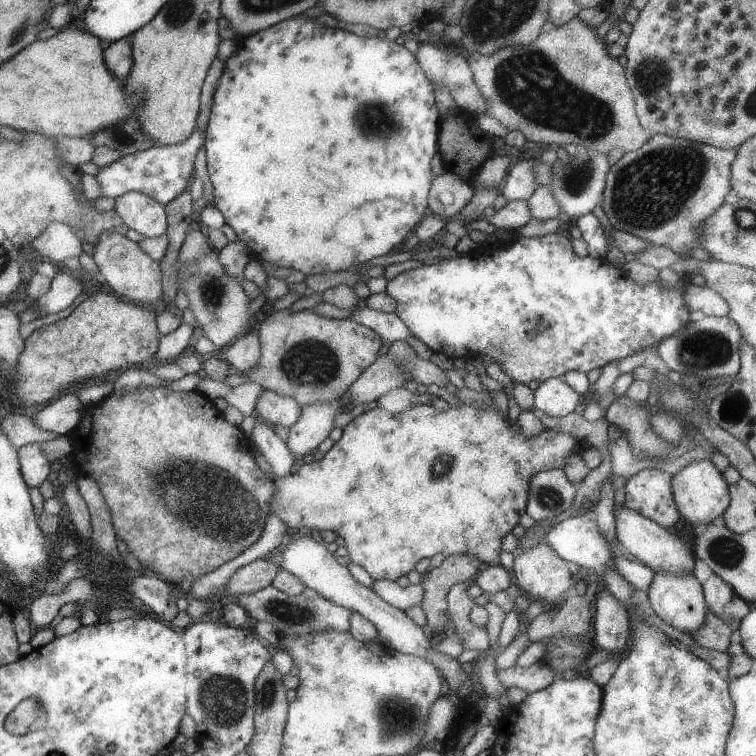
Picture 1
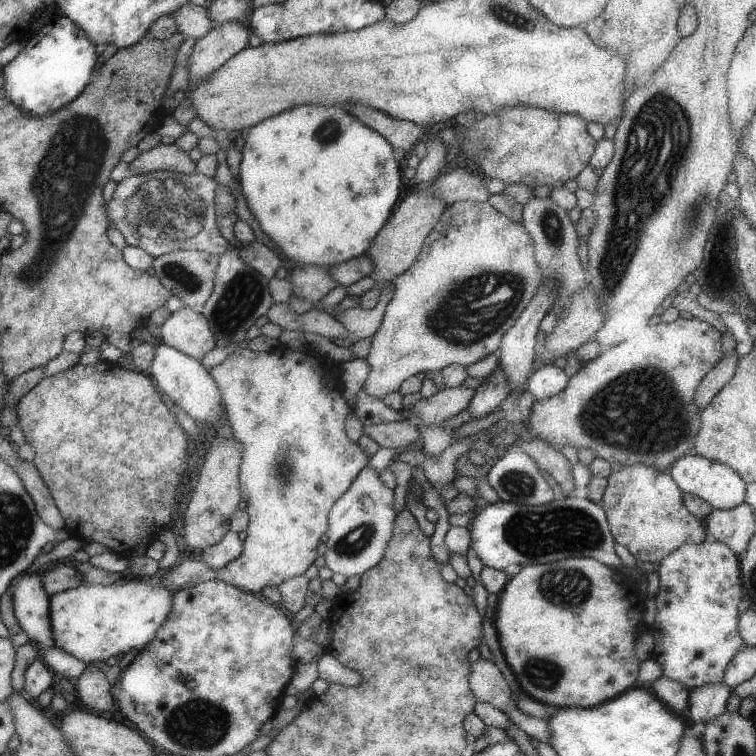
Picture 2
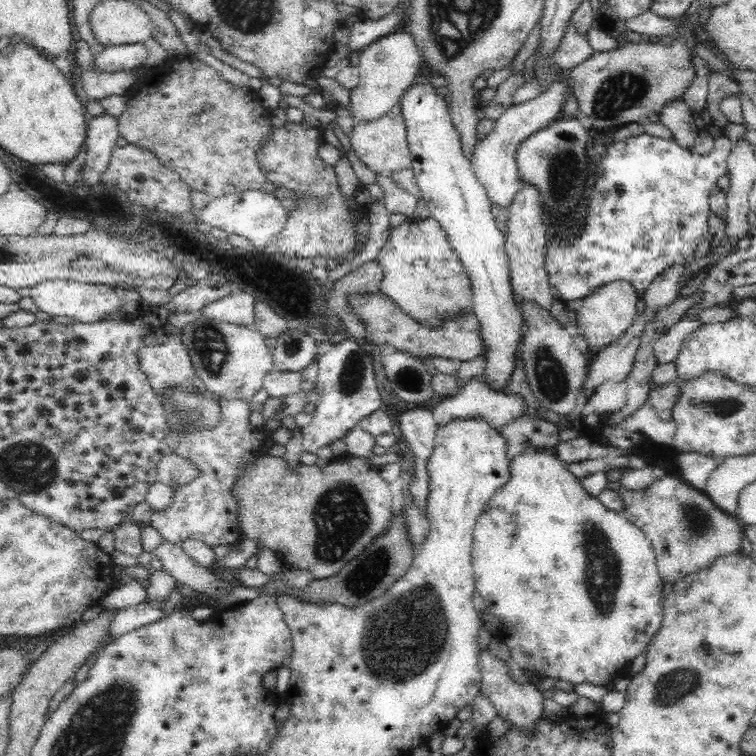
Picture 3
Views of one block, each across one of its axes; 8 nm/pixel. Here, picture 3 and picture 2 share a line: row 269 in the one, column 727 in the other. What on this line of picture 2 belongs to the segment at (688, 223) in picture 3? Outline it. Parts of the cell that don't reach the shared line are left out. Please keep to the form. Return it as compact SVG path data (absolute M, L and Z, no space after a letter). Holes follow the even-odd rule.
M707 539L702 544L685 544L677 551L670 552L659 566L660 590L655 598L657 614L652 625L648 626L648 632L654 637L654 649L650 656L660 664L661 676L678 680L689 691L704 684L723 682L726 667L747 646L738 628L738 600L742 598L742 588L741 564L738 564L736 554L729 545Z

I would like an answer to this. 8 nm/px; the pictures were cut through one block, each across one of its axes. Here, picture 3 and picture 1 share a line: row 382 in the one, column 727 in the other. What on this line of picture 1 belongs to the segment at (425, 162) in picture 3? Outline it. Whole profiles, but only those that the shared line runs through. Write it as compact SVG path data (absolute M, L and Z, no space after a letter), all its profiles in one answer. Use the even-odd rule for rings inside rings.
M709 458L692 460L691 463L685 464L674 474L672 485L674 500L677 500L682 516L686 517L686 522L689 522L691 526L700 526L703 529L707 525L720 521L722 514L731 503L731 487L727 484L722 470Z

